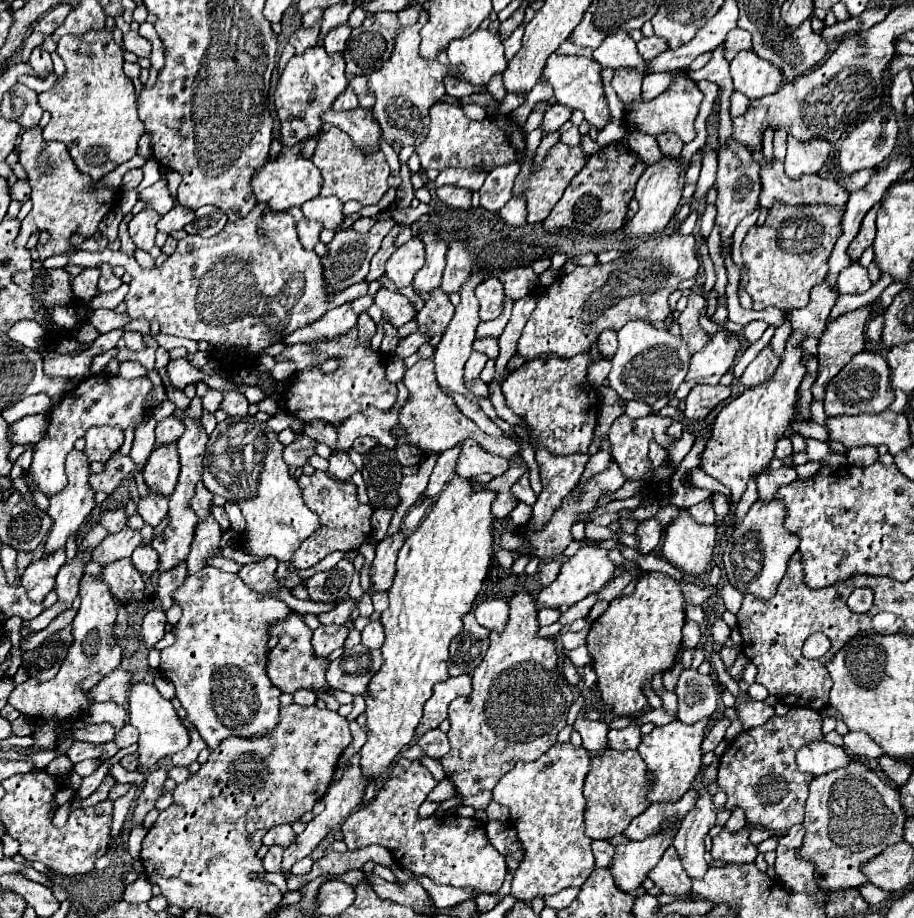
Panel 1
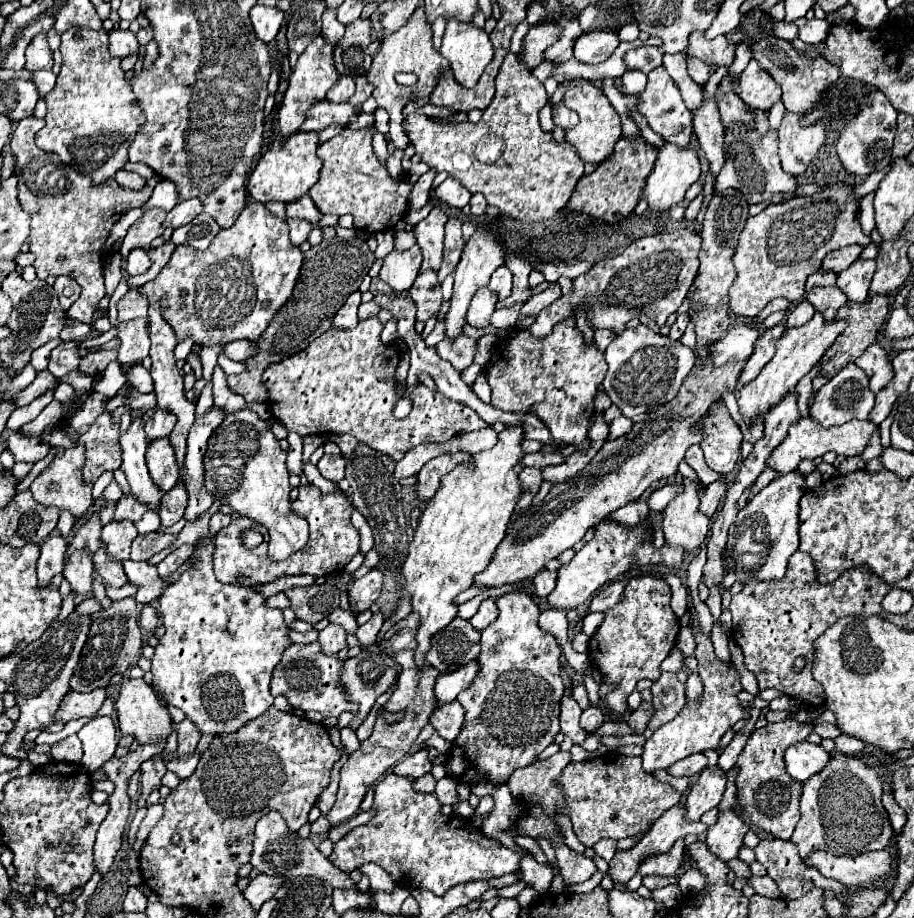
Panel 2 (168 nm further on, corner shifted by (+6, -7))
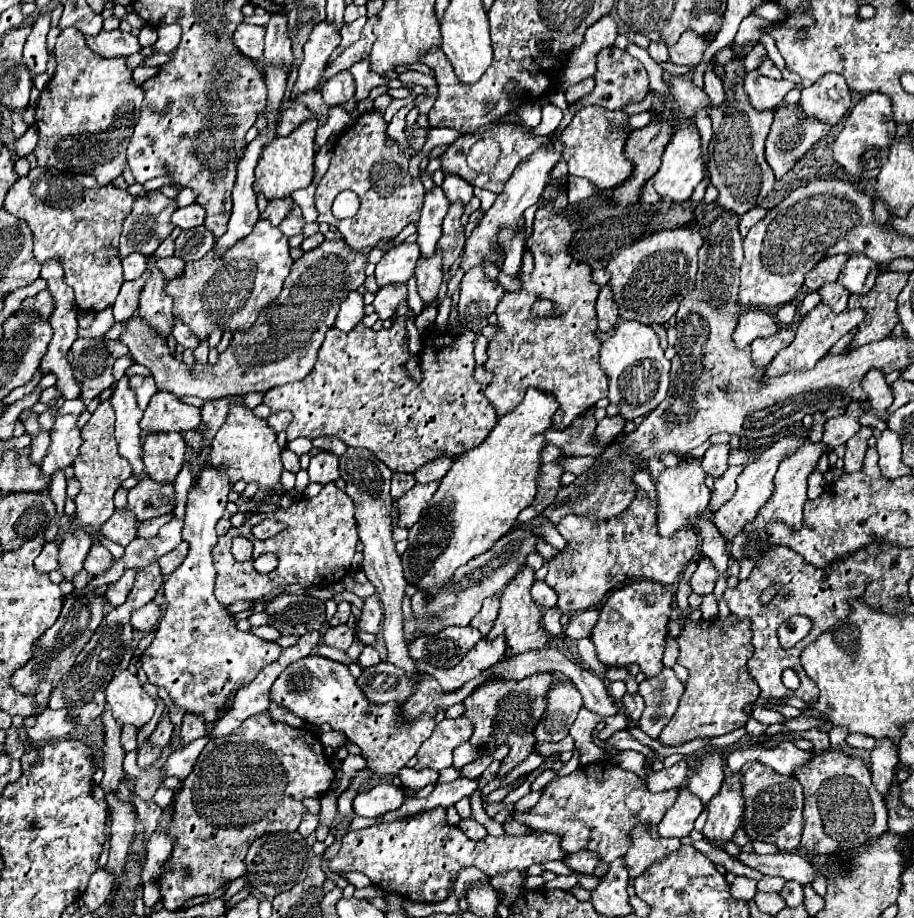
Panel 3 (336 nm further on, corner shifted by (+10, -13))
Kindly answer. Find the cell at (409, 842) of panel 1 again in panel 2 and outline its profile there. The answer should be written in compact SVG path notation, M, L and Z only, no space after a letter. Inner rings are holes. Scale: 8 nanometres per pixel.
M387 774L385 780L381 780L375 786L375 804L373 804L373 808L377 810L377 814L375 814L375 818L371 818L369 824L353 828L343 840L339 840L333 846L333 852L331 852L329 860L337 868L341 868L343 872L351 872L351 870L359 868L365 862L375 862L383 870L389 872L389 876L393 878L393 882L397 886L425 888L425 890L431 890L433 894L441 896L455 884L463 884L463 882L471 882L471 880L497 878L497 876L503 876L503 874L511 874L513 870L519 868L521 852L515 852L515 850L505 848L499 842L491 840L469 818L443 816L437 796L415 792L411 778Z

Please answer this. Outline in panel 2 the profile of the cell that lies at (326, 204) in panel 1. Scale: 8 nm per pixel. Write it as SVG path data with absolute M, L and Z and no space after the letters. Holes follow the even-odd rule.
M301 196L301 200L285 204L285 212L287 212L287 218L303 218L303 220L309 220L313 226L317 226L321 218L321 212L317 210L317 206L309 196Z

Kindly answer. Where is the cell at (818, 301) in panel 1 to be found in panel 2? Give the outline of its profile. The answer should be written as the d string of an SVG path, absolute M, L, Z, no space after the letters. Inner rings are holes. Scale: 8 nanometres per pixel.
M815 286L807 292L807 300L825 316L825 320L833 320L837 310L847 304L847 296L837 286Z

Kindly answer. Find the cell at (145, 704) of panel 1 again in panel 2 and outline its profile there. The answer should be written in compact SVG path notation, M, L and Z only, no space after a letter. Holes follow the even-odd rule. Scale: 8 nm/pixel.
M129 678L129 680L121 682L119 696L115 700L115 712L117 712L119 730L123 734L135 736L141 744L149 744L149 742L157 742L161 738L167 738L171 732L171 726L173 726L167 708L159 702L159 698L153 694L151 686L143 678L137 678L137 680Z

